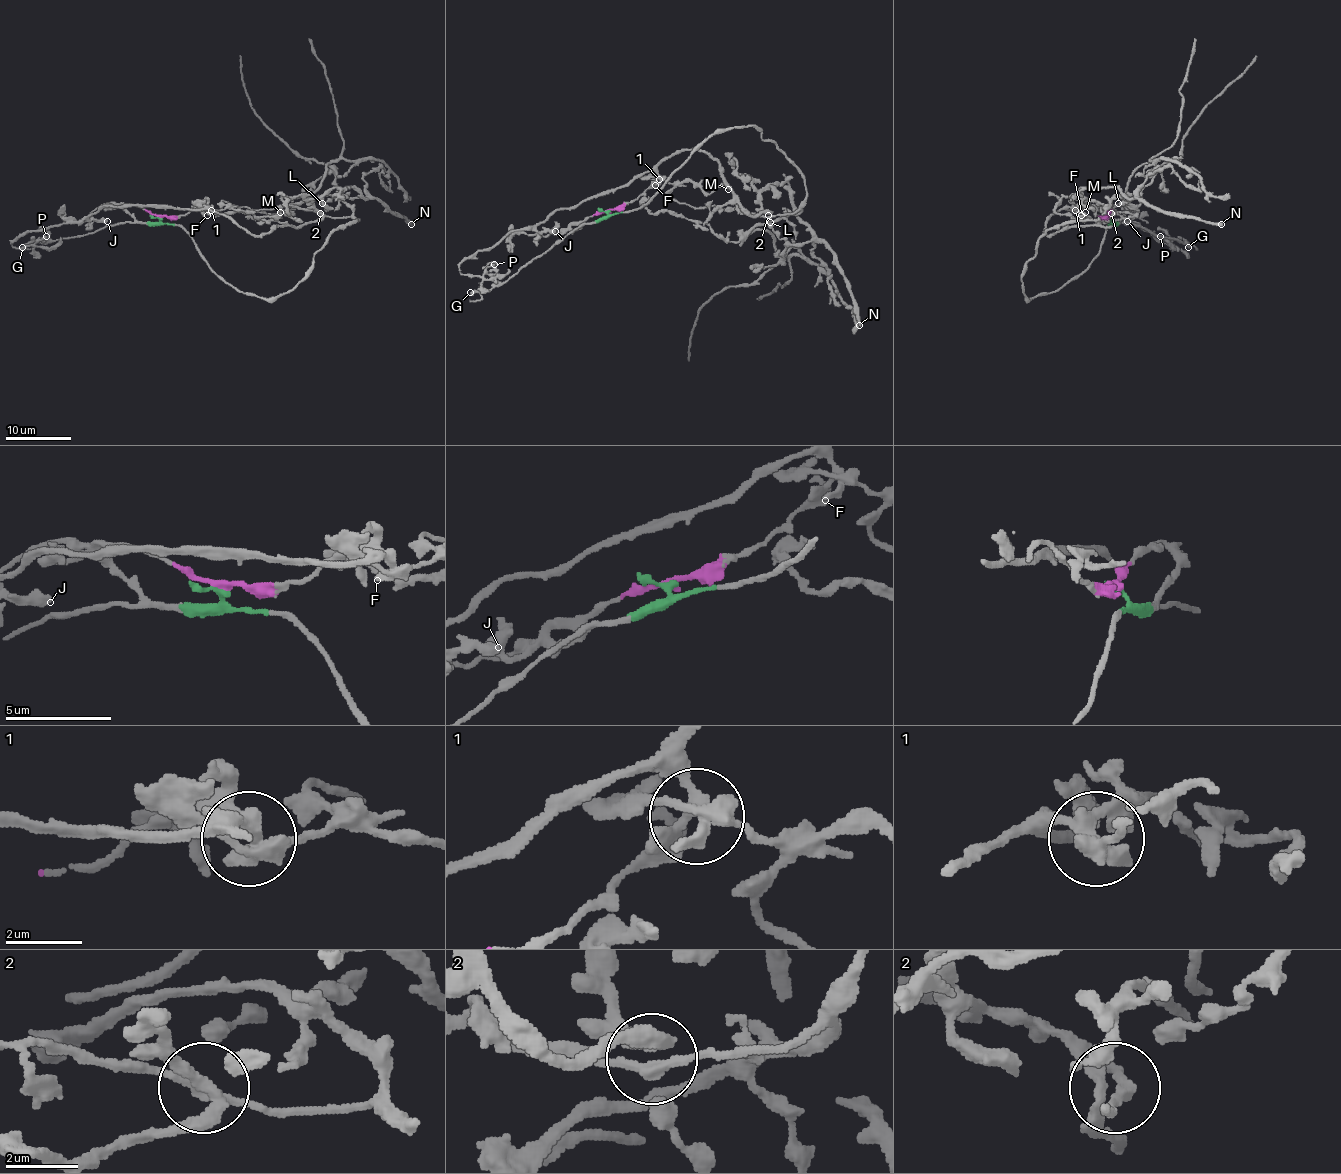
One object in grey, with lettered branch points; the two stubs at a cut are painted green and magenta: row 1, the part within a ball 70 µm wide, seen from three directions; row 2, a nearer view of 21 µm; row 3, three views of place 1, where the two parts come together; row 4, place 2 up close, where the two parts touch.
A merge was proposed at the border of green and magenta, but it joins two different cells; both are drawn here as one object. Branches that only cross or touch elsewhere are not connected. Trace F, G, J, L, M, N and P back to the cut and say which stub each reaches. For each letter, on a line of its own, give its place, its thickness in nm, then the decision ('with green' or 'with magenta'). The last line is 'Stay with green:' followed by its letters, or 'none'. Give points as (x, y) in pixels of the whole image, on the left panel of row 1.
F: at (207, 215); 320 nm thick; with magenta
G: at (22, 247); 400 nm thick; with green
J: at (107, 221); 500 nm thick; with magenta
L: at (322, 203); 480 nm thick; with magenta
M: at (280, 212); 360 nm thick; with green
N: at (411, 224); 360 nm thick; with magenta
P: at (46, 236); 280 nm thick; with green
Stay with green: G, M, P

